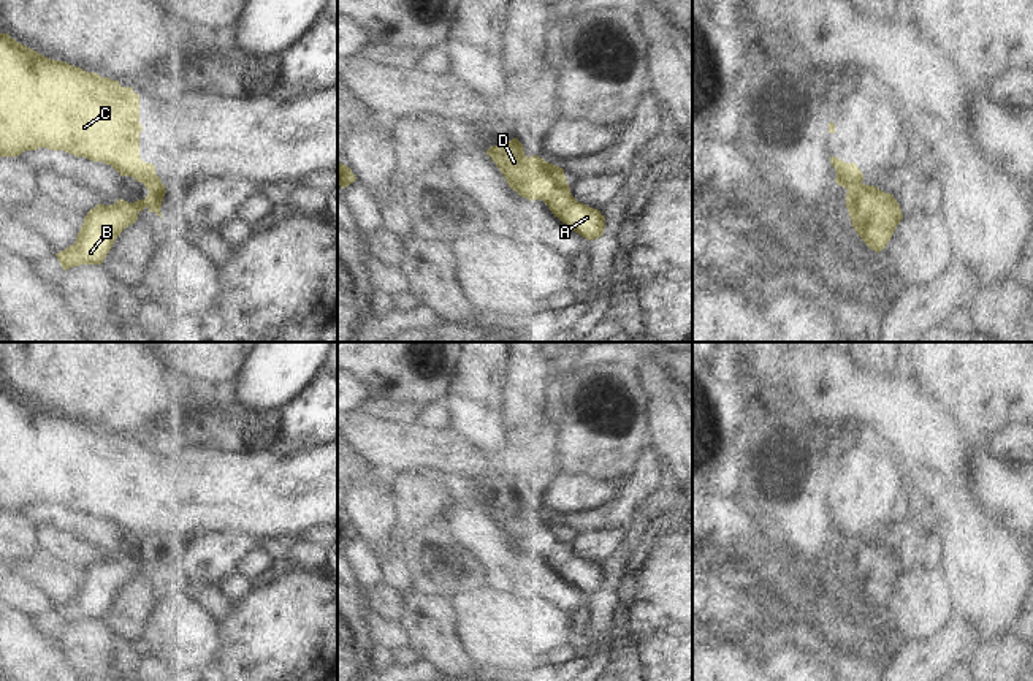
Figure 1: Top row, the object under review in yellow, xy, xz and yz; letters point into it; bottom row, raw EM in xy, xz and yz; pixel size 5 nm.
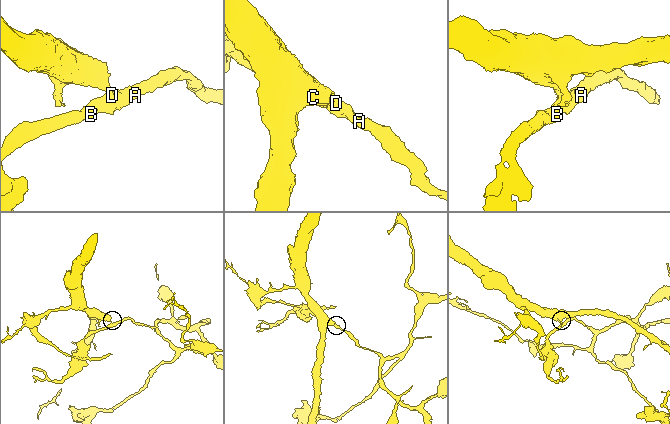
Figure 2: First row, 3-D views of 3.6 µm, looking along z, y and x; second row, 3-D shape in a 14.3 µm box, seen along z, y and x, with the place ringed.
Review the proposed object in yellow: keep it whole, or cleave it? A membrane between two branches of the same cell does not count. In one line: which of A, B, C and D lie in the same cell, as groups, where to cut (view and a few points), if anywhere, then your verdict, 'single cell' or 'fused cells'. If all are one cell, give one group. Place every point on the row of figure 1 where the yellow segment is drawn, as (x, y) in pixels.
A B D / C | xy (160, 182), (149, 192) | fused cells

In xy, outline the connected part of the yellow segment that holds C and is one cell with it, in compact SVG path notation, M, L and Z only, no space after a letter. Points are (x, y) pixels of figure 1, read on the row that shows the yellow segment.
M0 33L0 157L46 147L111 165L152 192L162 184L155 166L139 157L139 95L119 81L51 60Z

